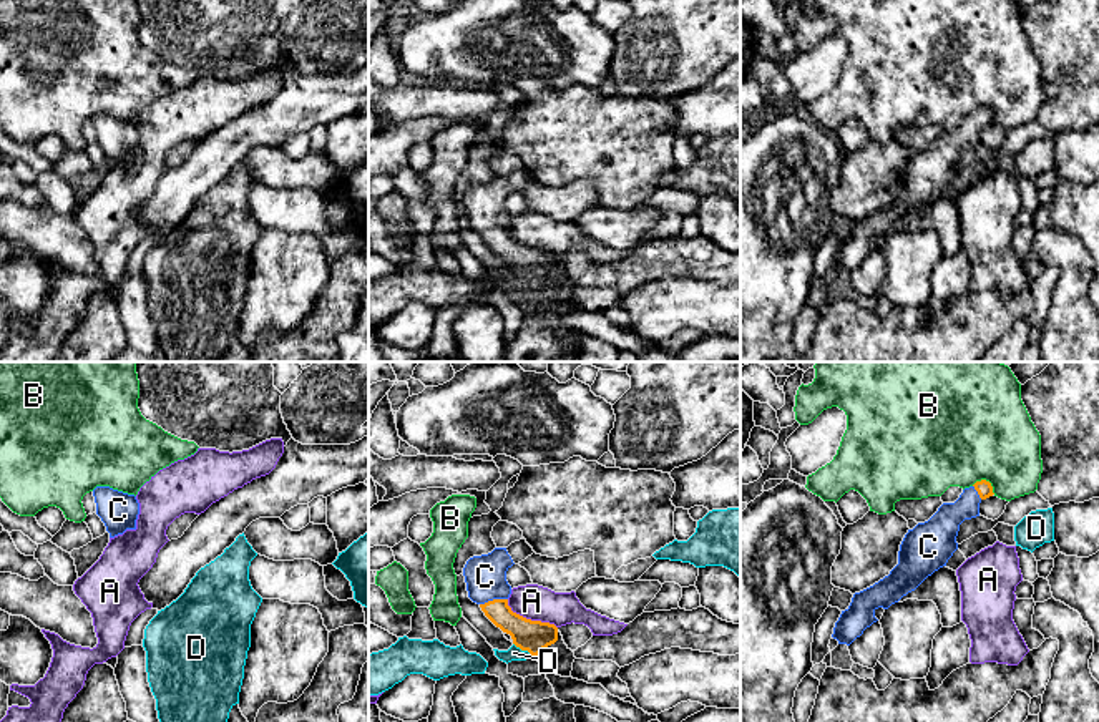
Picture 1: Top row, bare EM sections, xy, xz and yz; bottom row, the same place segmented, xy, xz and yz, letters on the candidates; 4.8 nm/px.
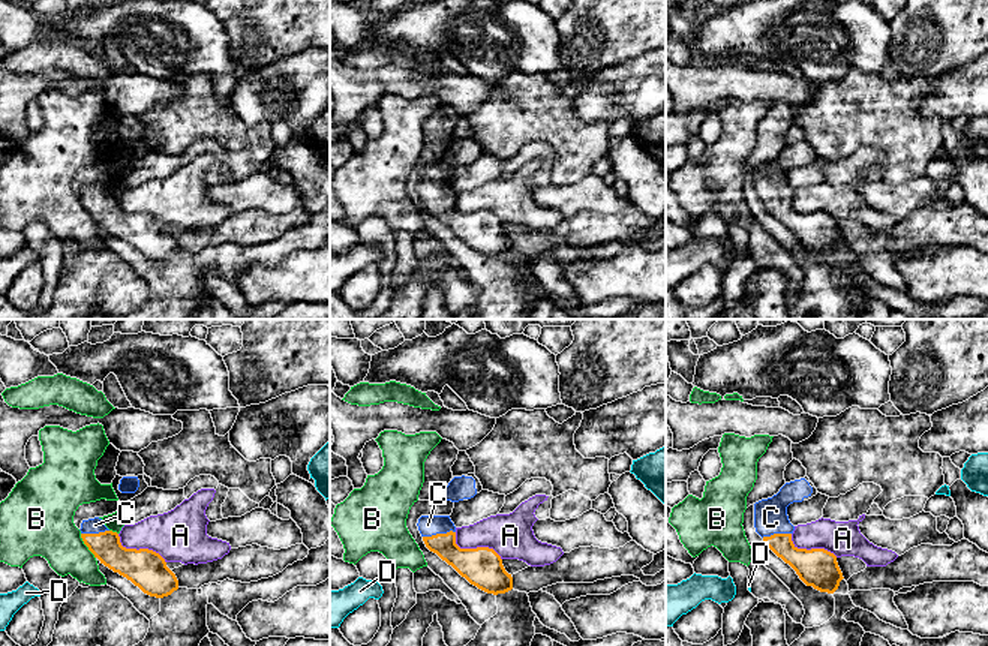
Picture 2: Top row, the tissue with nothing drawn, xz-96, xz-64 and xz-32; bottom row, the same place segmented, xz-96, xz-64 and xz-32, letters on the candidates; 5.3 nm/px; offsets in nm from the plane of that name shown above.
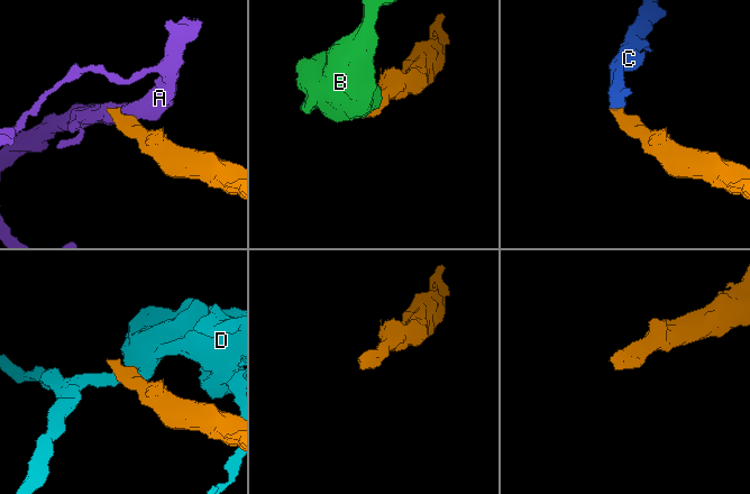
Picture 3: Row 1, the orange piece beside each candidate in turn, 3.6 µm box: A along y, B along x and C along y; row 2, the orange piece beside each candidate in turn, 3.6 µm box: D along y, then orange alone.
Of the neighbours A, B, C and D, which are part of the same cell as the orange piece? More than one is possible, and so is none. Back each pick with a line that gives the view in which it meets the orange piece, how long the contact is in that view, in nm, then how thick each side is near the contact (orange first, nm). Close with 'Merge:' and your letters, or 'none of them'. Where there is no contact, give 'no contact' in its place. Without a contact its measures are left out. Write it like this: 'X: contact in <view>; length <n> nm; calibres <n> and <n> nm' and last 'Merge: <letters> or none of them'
C: contact in xz; length 140 nm; calibres 150 and 200 nm
Merge: C

